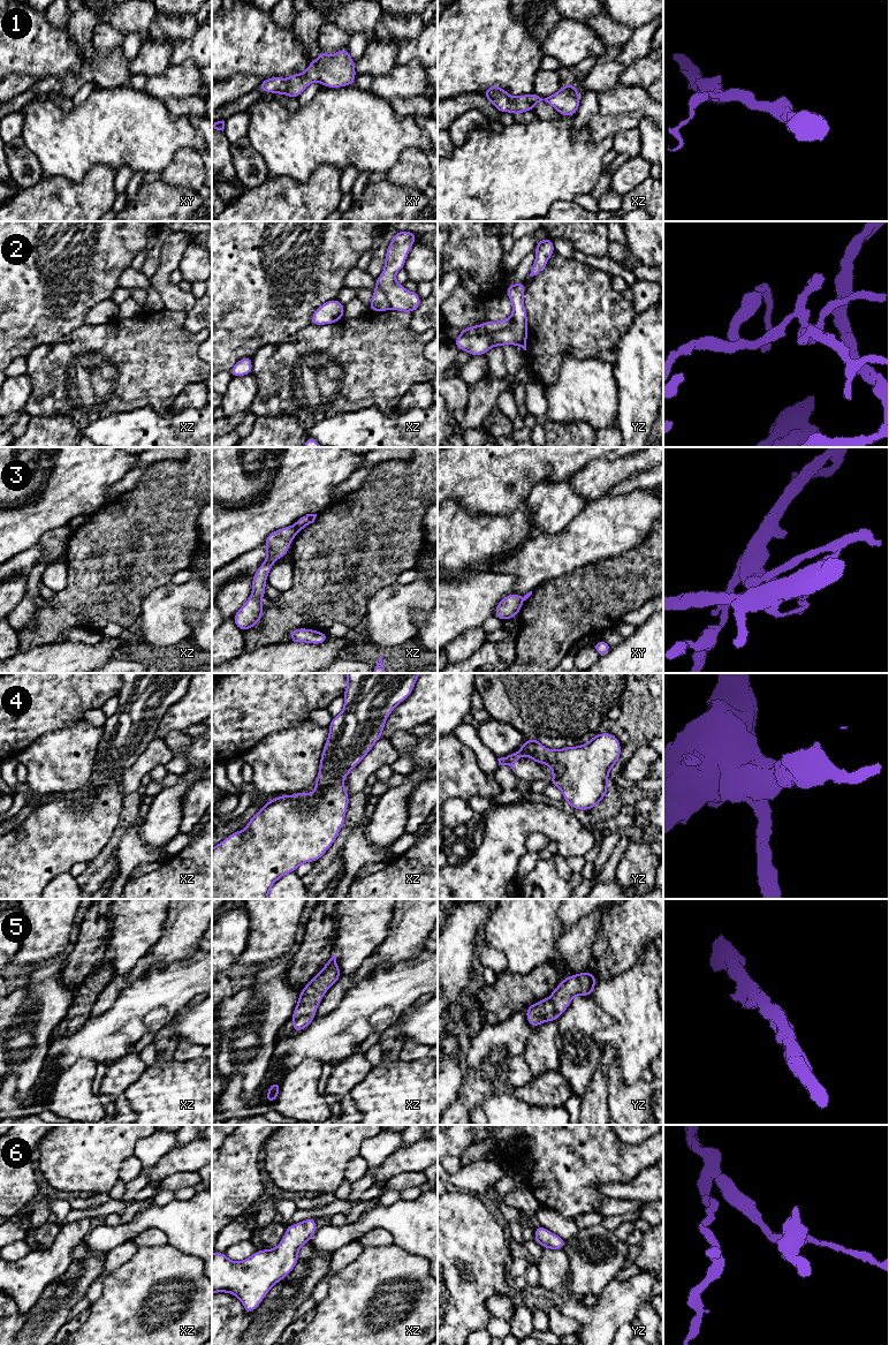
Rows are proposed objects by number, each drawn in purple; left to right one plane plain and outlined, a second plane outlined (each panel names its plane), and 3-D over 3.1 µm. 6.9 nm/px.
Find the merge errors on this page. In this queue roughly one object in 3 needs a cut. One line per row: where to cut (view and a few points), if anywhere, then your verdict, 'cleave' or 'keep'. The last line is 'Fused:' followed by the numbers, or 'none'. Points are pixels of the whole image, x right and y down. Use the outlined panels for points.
1: no cut | keep
2: yz (511, 319), (508, 326), (491, 333), (461, 335) | cleave
3: xz (294, 524), (298, 530) | cleave
4: no cut | keep
5: no cut | keep
6: no cut | keep
Fused: 2, 3

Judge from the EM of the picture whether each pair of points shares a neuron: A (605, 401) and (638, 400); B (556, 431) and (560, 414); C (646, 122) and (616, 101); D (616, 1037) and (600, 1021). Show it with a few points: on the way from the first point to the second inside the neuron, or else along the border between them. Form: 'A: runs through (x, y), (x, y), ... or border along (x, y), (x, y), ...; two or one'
A: border along (613, 375), (616, 382), (616, 424); two
B: border along (549, 421), (586, 422); two
C: border along (643, 116), (647, 116), (651, 120); two
D: border along (597, 1003), (612, 1018), (595, 1034), (601, 1051); two

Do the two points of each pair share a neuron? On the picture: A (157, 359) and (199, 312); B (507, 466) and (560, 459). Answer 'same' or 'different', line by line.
A: different
B: same

